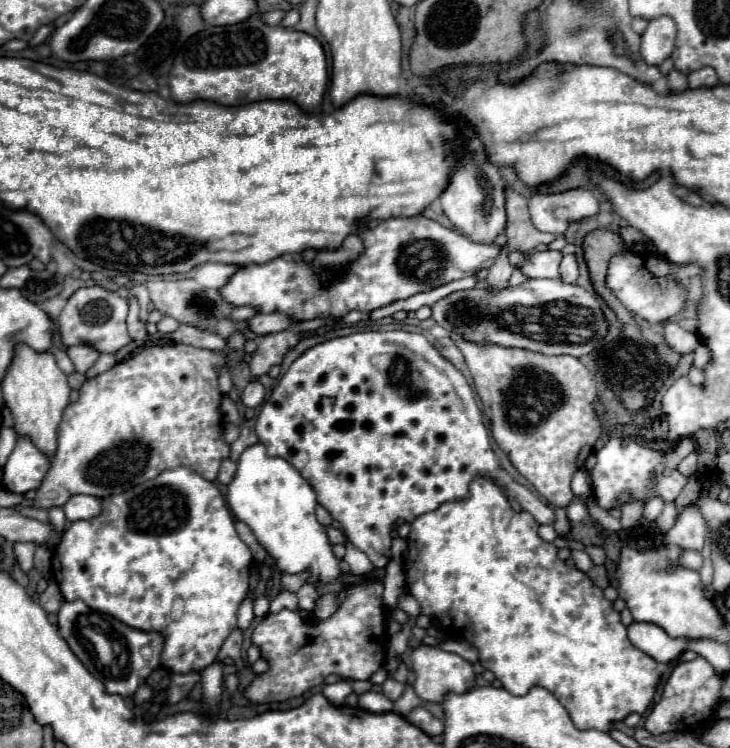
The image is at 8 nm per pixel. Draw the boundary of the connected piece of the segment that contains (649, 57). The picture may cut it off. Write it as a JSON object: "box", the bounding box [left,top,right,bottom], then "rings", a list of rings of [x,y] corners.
{"box":[641,16,675,66],"rings":[[[669,16],[651,20],[645,34],[641,36],[641,56],[649,66],[659,66],[671,56],[675,46],[675,22]]]}

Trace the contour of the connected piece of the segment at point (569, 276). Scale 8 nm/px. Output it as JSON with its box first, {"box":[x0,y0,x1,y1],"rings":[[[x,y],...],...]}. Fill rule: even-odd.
{"box":[559,254,579,284],"rings":[[[573,254],[563,256],[561,266],[559,266],[559,272],[561,272],[561,282],[565,282],[565,284],[575,284],[579,270],[577,270],[577,262],[575,262],[575,256],[573,256]]]}

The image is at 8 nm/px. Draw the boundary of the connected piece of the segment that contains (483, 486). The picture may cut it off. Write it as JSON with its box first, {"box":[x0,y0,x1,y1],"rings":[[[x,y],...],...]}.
{"box":[405,478,659,732],"rings":[[[475,478],[469,486],[471,496],[465,500],[455,500],[455,502],[445,502],[443,506],[439,506],[437,510],[431,510],[419,518],[415,518],[411,522],[411,532],[409,532],[409,558],[405,562],[405,582],[407,588],[421,604],[423,614],[435,618],[439,622],[439,626],[449,632],[455,638],[465,638],[469,642],[473,642],[479,650],[479,662],[483,664],[483,668],[491,670],[495,674],[495,678],[503,684],[503,688],[515,696],[523,696],[529,692],[529,688],[533,686],[543,686],[547,690],[551,690],[551,694],[555,694],[555,698],[559,698],[559,702],[567,708],[571,720],[575,722],[577,728],[585,730],[585,728],[595,728],[601,732],[609,732],[613,722],[625,720],[629,714],[639,712],[643,714],[647,710],[647,706],[651,704],[657,684],[659,684],[659,670],[657,670],[657,662],[647,656],[645,652],[641,652],[639,648],[635,648],[629,638],[627,638],[627,628],[621,624],[619,620],[619,612],[615,612],[611,608],[611,602],[603,596],[603,590],[597,588],[581,570],[577,568],[567,568],[563,560],[559,560],[557,556],[557,548],[551,542],[545,542],[539,538],[537,528],[539,524],[535,522],[535,518],[531,518],[529,512],[515,512],[509,504],[509,500],[505,498],[503,490],[485,478]]]}

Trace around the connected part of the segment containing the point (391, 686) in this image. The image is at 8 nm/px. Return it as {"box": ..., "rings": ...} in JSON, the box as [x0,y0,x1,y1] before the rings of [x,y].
{"box":[383,678,405,700],"rings":[[[387,678],[387,680],[383,682],[383,694],[385,694],[389,700],[397,700],[397,698],[403,694],[403,690],[405,690],[405,684],[401,684],[401,682],[393,680],[393,678]]]}

